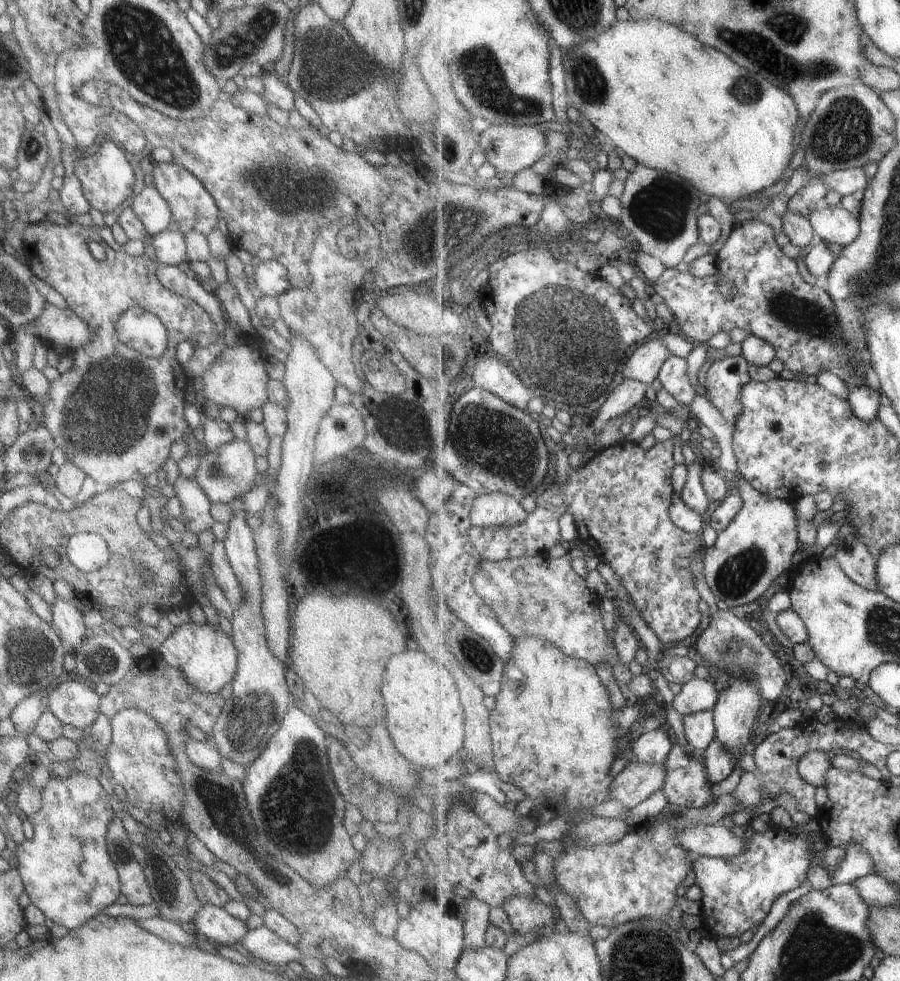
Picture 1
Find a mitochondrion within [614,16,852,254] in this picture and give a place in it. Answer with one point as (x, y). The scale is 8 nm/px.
(660, 208)

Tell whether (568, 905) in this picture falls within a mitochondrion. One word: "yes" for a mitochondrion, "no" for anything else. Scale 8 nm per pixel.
no

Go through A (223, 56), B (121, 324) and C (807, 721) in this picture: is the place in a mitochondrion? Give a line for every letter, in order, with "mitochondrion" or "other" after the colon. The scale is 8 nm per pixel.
A: mitochondrion
B: other
C: other

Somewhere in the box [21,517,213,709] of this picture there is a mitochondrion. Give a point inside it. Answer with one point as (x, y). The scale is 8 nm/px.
(102, 658)

